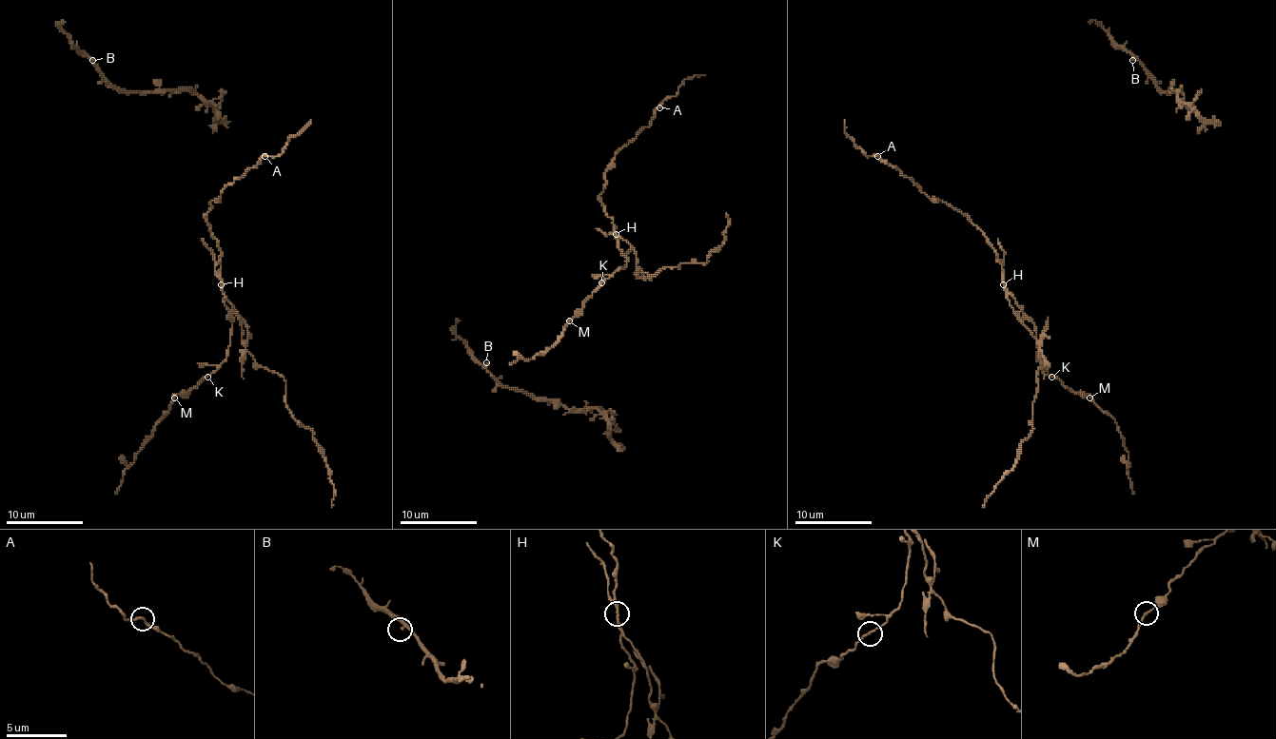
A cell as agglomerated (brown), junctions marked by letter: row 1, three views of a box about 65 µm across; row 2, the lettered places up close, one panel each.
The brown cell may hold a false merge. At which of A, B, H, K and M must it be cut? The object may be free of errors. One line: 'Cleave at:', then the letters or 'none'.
Cleave at: H

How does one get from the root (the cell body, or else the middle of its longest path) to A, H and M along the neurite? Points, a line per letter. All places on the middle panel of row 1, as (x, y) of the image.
A: (598, 228), (605, 234), (615, 228), (599, 196), (605, 186), (607, 165), (652, 123), (659, 107)
H: (598, 228), (605, 234), (615, 234)
M: (598, 228), (605, 234), (615, 234), (626, 265), (613, 273), (569, 320)

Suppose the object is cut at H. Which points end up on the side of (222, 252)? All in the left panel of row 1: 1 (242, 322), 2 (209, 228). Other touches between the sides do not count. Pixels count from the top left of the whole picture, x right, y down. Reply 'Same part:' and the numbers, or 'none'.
Same part: 2

